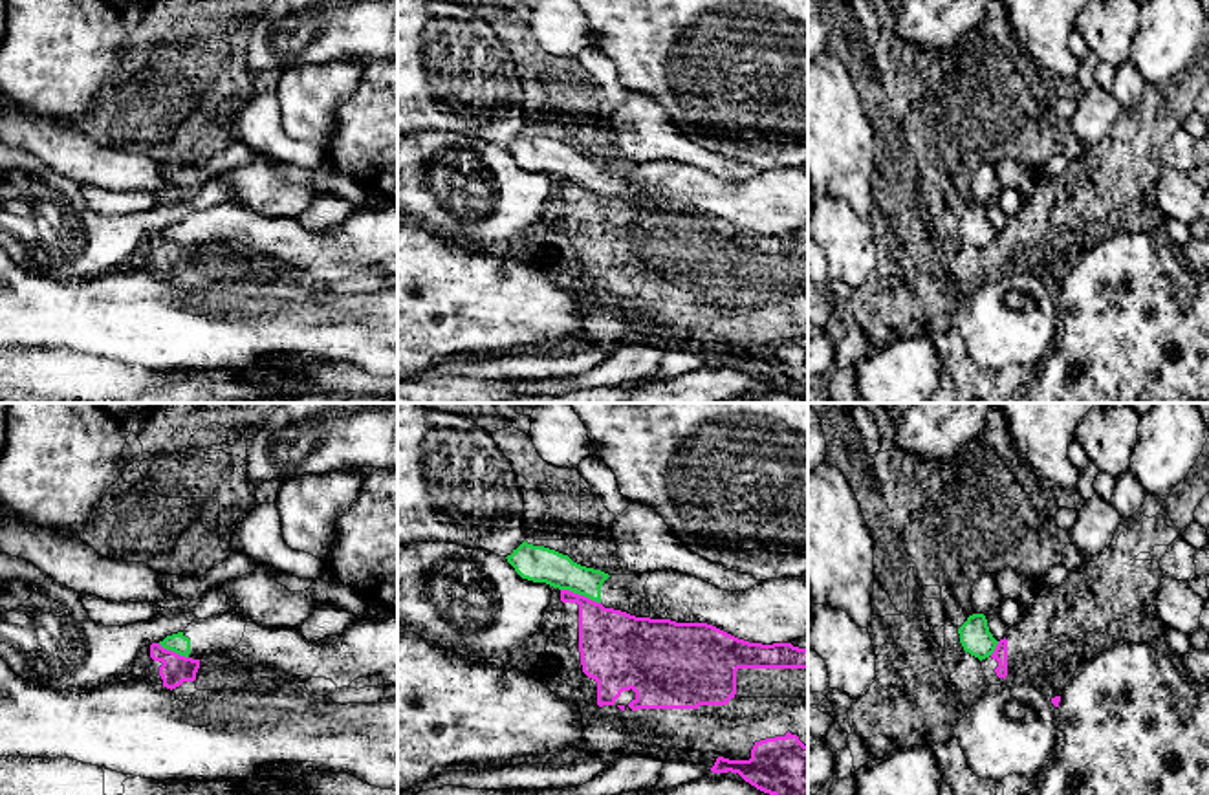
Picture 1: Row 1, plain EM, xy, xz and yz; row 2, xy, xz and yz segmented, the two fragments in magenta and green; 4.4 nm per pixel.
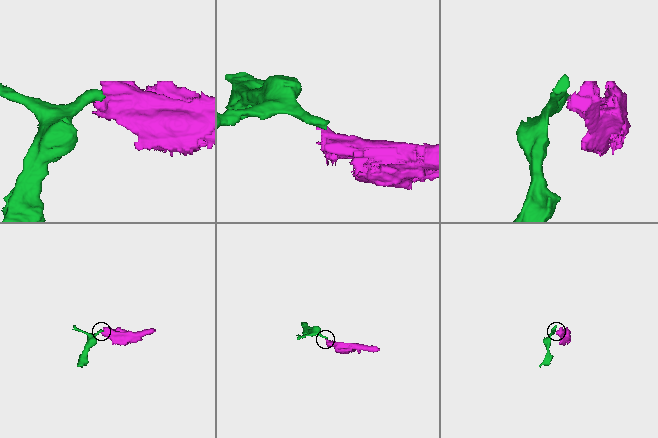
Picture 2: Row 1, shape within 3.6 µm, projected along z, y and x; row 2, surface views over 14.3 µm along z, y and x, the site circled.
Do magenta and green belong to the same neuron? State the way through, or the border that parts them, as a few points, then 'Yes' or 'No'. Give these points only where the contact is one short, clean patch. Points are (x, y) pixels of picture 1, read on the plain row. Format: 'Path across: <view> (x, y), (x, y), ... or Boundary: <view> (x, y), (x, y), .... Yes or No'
Boundary: xz (561, 178), (599, 193). No

